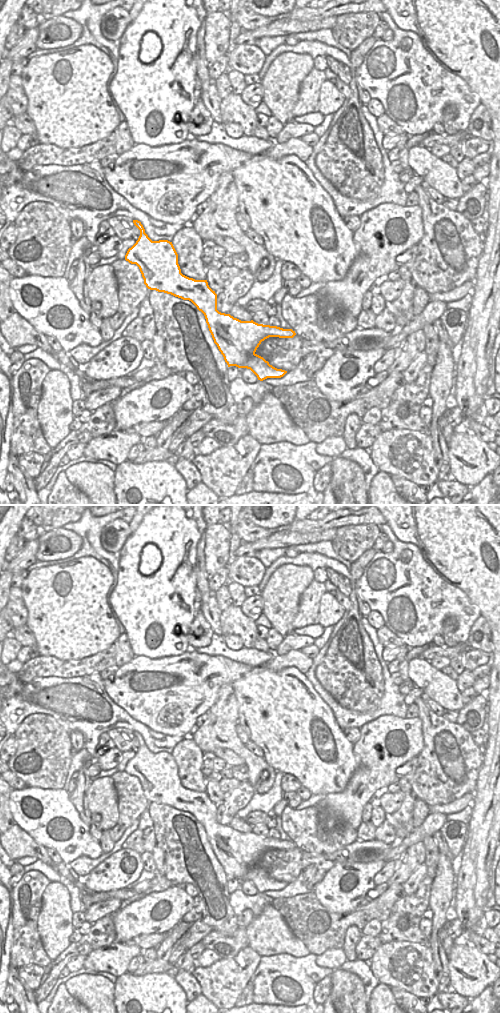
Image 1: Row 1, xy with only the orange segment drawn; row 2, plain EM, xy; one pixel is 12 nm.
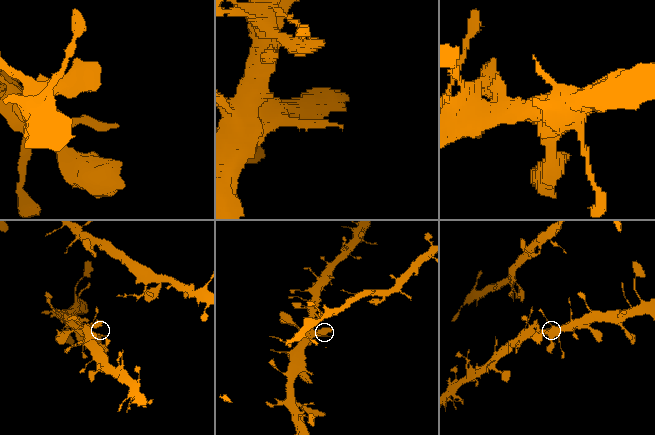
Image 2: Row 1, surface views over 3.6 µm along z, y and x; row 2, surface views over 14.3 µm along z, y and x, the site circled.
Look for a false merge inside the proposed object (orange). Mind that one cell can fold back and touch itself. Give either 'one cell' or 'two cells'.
one cell

